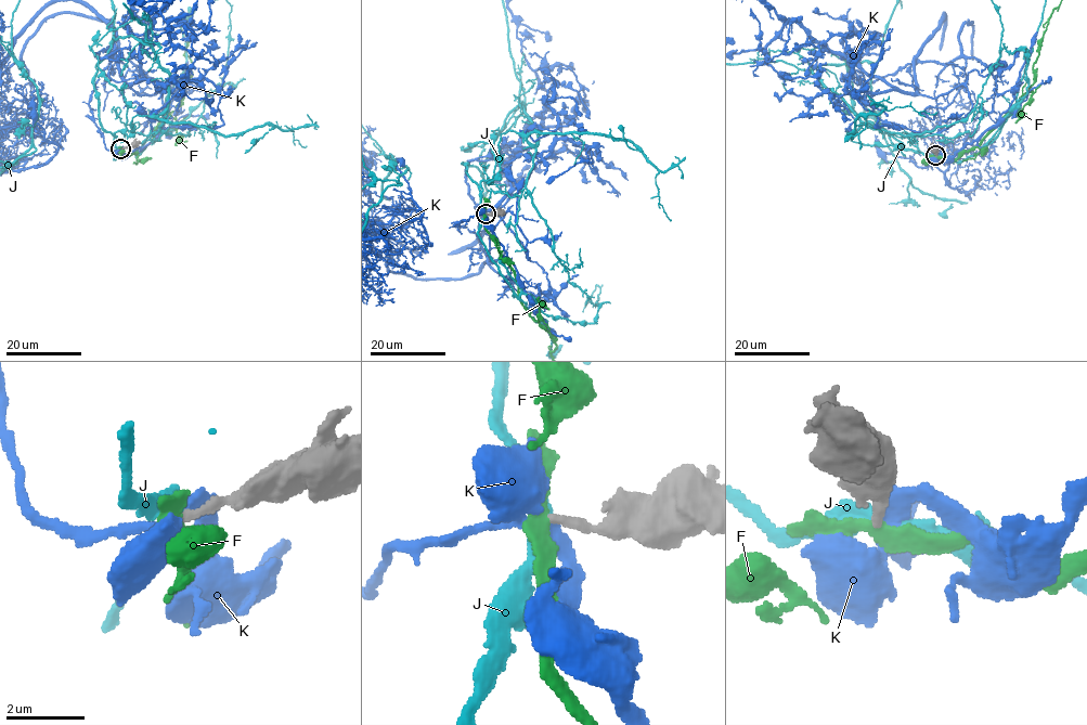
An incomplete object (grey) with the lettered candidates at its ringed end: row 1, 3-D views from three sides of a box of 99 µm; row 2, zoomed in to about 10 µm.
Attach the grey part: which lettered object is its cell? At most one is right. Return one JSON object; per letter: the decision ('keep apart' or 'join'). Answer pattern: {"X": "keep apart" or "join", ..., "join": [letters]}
{"F": "keep apart", "J": "join", "K": "keep apart", "join": ["J"]}

